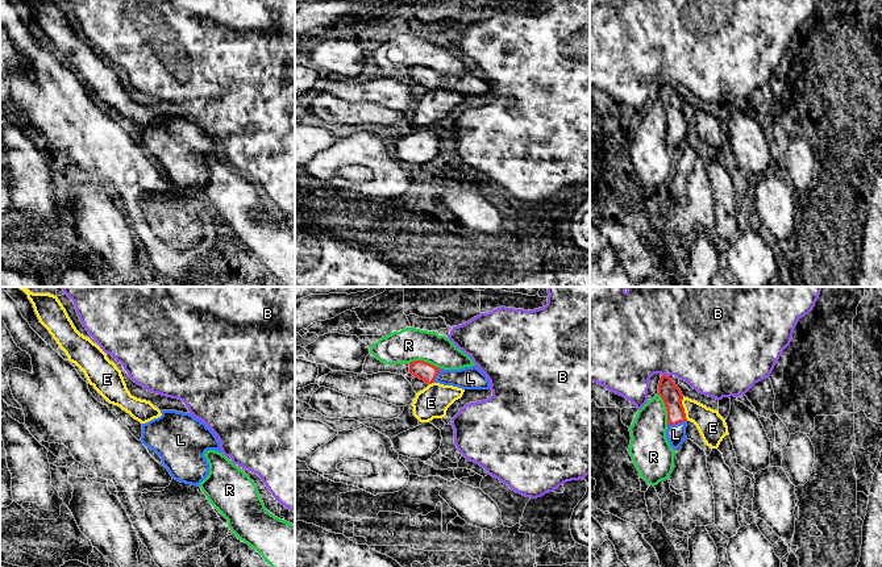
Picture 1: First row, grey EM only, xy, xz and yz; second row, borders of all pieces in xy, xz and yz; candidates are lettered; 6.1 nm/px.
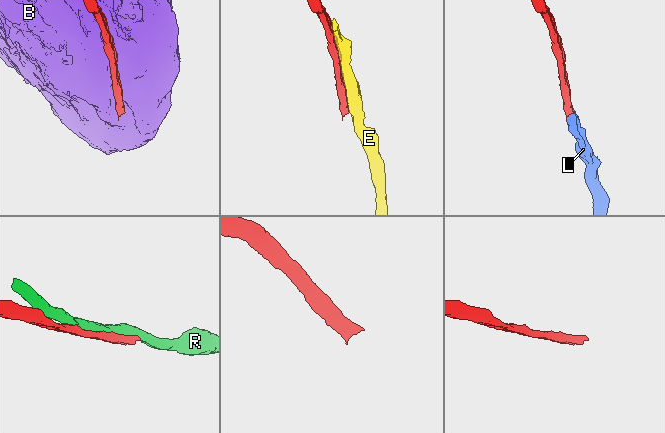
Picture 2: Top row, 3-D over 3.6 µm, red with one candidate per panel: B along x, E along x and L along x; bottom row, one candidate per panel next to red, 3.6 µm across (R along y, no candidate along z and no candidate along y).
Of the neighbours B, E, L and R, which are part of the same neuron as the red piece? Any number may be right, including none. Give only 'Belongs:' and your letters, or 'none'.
Belongs: L

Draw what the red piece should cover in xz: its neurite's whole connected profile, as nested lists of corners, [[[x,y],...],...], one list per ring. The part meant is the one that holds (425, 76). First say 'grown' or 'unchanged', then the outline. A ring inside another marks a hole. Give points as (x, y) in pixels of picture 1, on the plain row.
grown; [[[415,66],[409,68],[409,78],[428,89],[440,88],[462,95],[490,95],[491,91],[487,82],[477,71],[444,75],[424,66]]]

